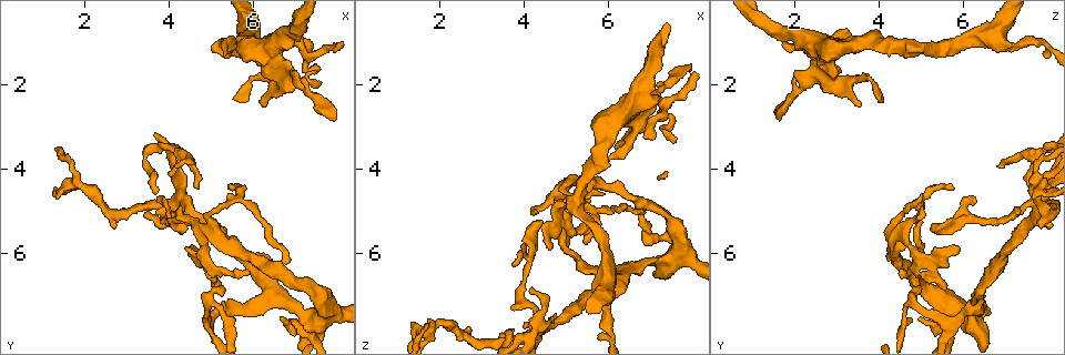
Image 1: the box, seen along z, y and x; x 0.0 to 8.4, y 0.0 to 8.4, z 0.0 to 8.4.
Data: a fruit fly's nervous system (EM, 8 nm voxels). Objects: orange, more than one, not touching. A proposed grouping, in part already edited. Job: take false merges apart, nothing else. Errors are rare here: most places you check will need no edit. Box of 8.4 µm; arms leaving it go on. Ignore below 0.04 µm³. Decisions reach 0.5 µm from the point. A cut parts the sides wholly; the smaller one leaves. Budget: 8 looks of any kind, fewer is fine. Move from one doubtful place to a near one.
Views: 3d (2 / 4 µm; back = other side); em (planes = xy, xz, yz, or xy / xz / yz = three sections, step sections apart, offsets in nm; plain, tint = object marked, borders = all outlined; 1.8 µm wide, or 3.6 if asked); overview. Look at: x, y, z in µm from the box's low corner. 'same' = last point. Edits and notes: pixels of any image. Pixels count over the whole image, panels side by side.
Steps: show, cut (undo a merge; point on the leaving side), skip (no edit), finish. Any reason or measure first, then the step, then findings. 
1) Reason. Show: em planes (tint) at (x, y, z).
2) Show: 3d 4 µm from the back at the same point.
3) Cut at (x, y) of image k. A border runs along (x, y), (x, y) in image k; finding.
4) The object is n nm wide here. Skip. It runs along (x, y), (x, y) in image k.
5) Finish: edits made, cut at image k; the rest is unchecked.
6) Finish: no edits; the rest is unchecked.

Three-way junction. Show: em yz step 4 (tint) at (7.00, 1.00, 2.40).

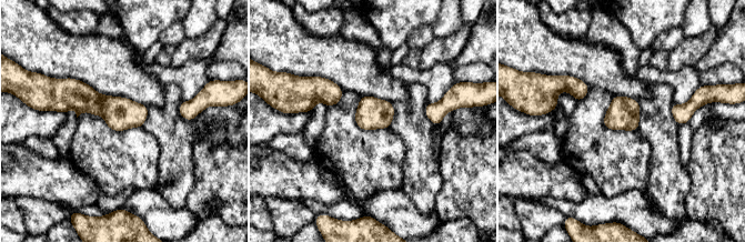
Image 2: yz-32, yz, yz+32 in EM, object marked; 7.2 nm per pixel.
Cut it another way. Show: em planes (tint) at the same point.

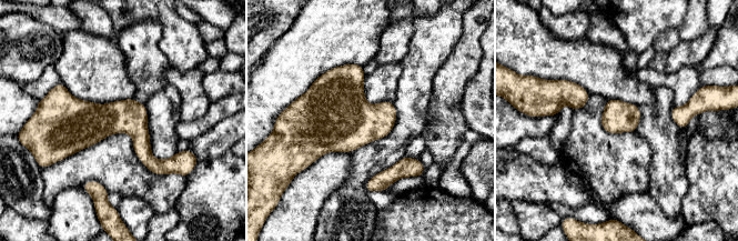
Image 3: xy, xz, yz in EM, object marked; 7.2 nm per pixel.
The object is 240 nm wide here. Skip. It runs along (56, 117), (122, 120), (154, 163), (180, 154) in image 3; continuous, no second neuron.

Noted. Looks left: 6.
Abrupt turn. Show: 3d 4 µm at (1.80, 4.35, 7.65).

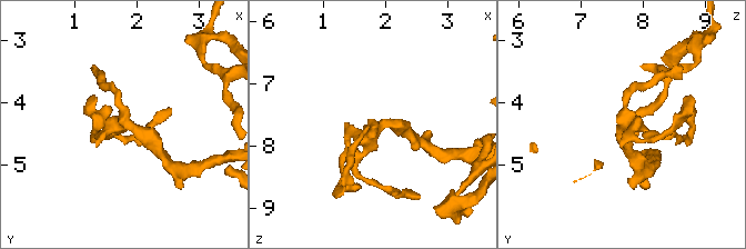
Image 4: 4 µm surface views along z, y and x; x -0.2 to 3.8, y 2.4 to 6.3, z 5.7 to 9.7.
Shape alone is not enough. Show: em planes (tint) at (1.85, 4.30, 7.70).

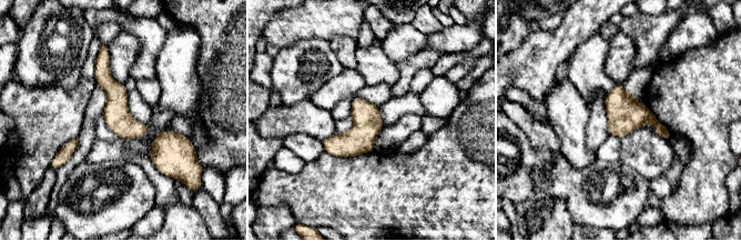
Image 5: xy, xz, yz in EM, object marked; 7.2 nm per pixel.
The object is 190 nm wide here. Skip. It runs along (103, 53), (117, 113), (138, 134) in image 5; continuous, no second neuron.

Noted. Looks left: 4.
Thick turns thin. Show: 3d 2 µm at (5.90, 0.85, 6.75).

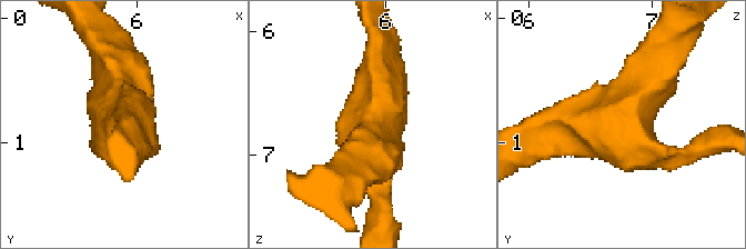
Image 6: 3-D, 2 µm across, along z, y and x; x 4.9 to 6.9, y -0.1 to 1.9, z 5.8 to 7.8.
3 arms meet here; the arms are 180, 220, 340 nm wide. Show: em yz step 8 (tint) at (5.92, 0.90, 6.68).

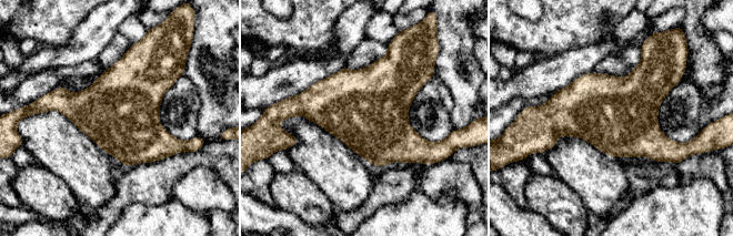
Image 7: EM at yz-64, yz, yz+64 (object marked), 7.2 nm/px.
Skip. One neuron here.

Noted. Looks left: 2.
Finish: no edits; the rest is unchecked.

